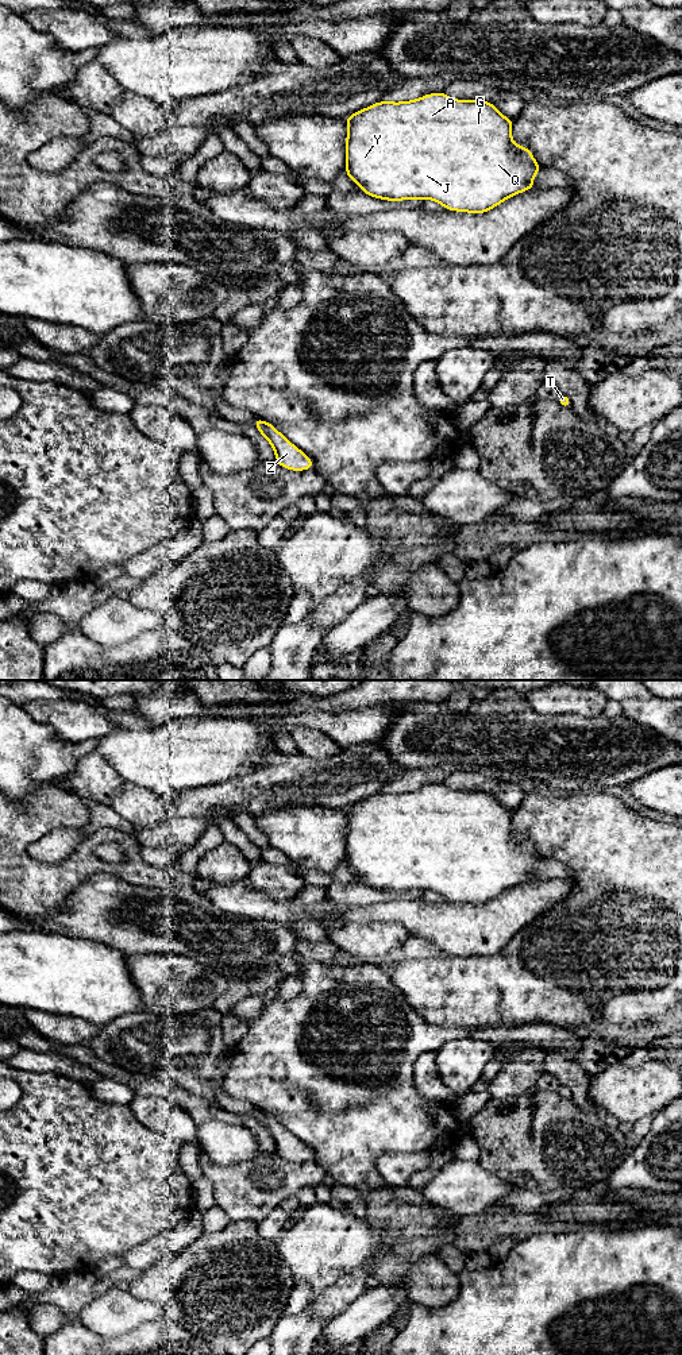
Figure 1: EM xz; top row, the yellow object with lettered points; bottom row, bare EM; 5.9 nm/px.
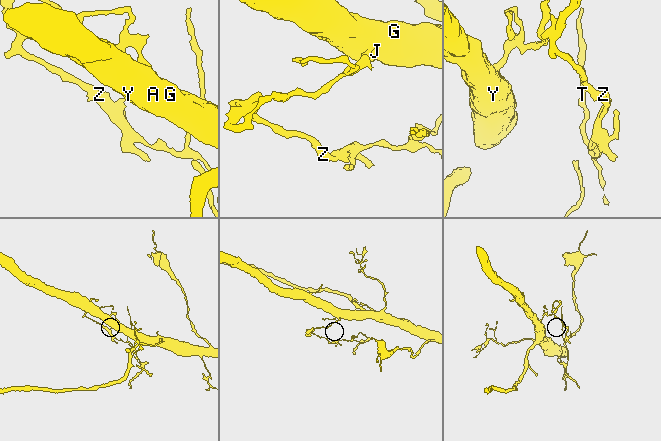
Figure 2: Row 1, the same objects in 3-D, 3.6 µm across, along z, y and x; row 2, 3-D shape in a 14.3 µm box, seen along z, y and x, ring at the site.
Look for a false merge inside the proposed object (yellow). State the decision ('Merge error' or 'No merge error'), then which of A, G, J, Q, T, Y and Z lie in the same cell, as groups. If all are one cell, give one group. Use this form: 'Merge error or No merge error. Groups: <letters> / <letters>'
Merge error. Groups: A G J Q Y Z / T

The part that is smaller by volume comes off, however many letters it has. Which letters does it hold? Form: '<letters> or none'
T

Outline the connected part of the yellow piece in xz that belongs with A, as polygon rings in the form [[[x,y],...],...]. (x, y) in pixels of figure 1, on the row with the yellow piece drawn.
[[[435,92],[411,101],[378,101],[344,119],[346,175],[365,194],[379,200],[434,200],[447,211],[481,215],[512,196],[535,188],[532,178],[543,169],[528,147],[515,144],[513,120],[500,113],[489,101],[456,100]]]

